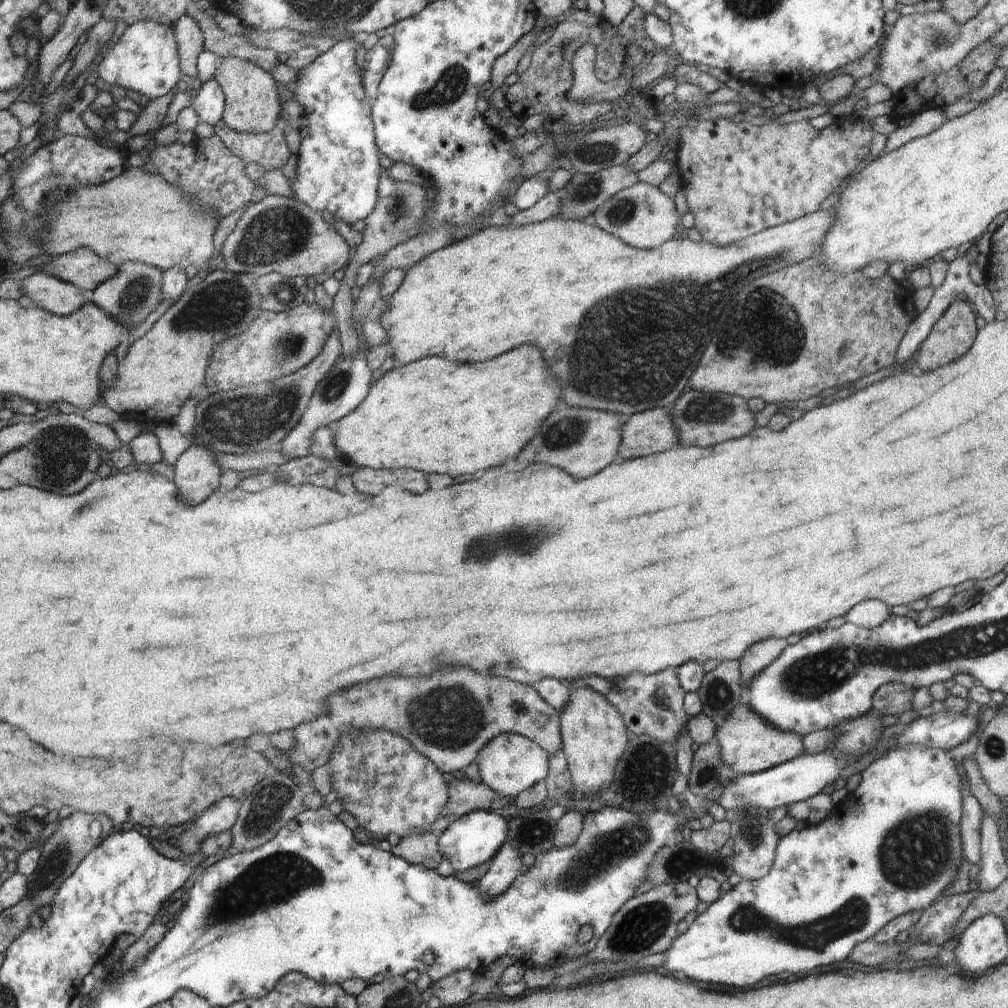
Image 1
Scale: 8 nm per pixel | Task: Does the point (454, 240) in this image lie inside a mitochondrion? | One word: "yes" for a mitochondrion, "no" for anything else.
no

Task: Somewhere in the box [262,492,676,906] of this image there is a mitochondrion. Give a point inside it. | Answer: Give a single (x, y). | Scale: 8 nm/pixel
(632, 836)

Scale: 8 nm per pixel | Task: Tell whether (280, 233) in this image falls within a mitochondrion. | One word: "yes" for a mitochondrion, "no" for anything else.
yes

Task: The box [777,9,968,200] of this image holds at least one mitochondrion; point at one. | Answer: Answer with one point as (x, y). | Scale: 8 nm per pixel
(937, 38)

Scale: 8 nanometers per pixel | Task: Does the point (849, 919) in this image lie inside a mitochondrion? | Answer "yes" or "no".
yes

